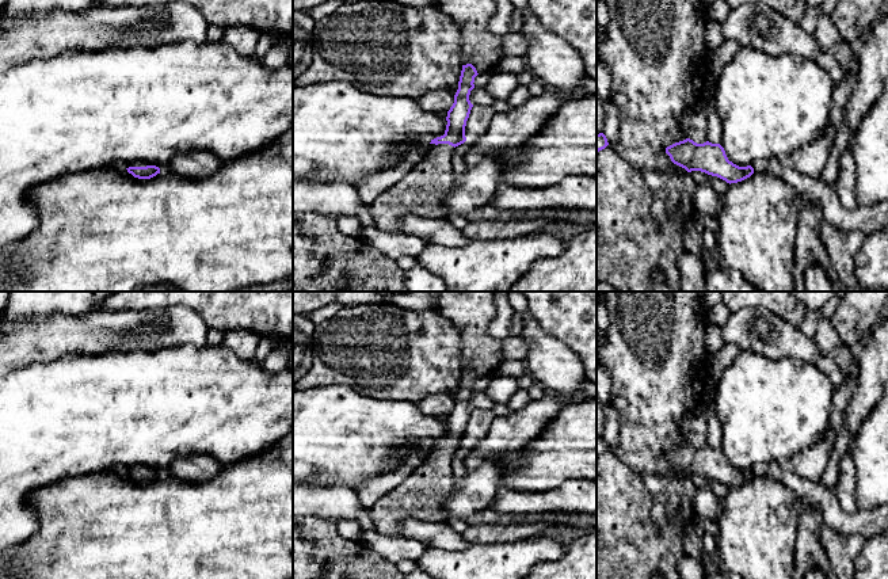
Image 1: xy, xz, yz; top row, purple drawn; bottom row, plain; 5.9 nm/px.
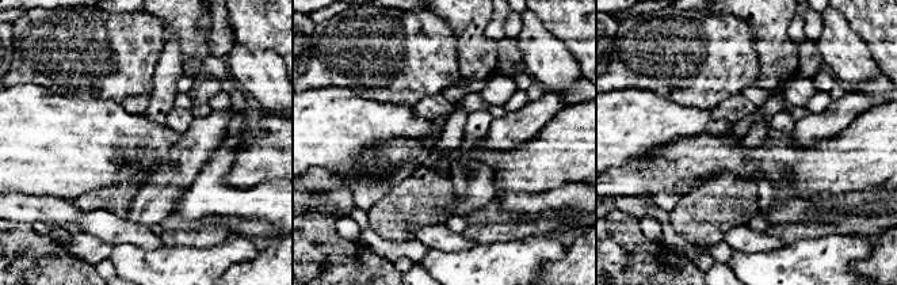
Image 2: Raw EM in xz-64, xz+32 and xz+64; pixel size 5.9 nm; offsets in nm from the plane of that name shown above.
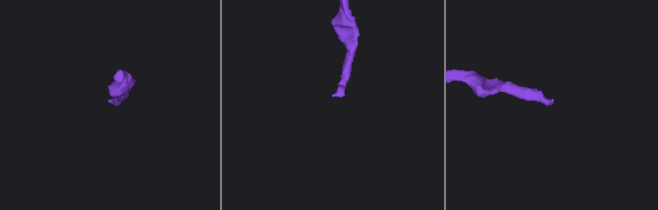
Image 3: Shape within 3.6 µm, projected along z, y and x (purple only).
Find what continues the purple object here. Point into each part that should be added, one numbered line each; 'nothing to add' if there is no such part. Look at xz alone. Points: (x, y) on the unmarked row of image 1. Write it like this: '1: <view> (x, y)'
1: xz (422, 495)

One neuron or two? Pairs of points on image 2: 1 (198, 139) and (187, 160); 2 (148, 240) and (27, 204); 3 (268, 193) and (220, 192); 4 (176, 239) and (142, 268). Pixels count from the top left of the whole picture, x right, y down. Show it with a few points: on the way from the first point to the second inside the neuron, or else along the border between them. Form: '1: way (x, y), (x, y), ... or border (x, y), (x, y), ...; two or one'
1: way (193, 144), (193, 149), (187, 155); one
2: way (118, 231), (57, 211); one
3: way (256, 196), (232, 196); one
4: border (163, 246), (194, 246), (199, 249); two

